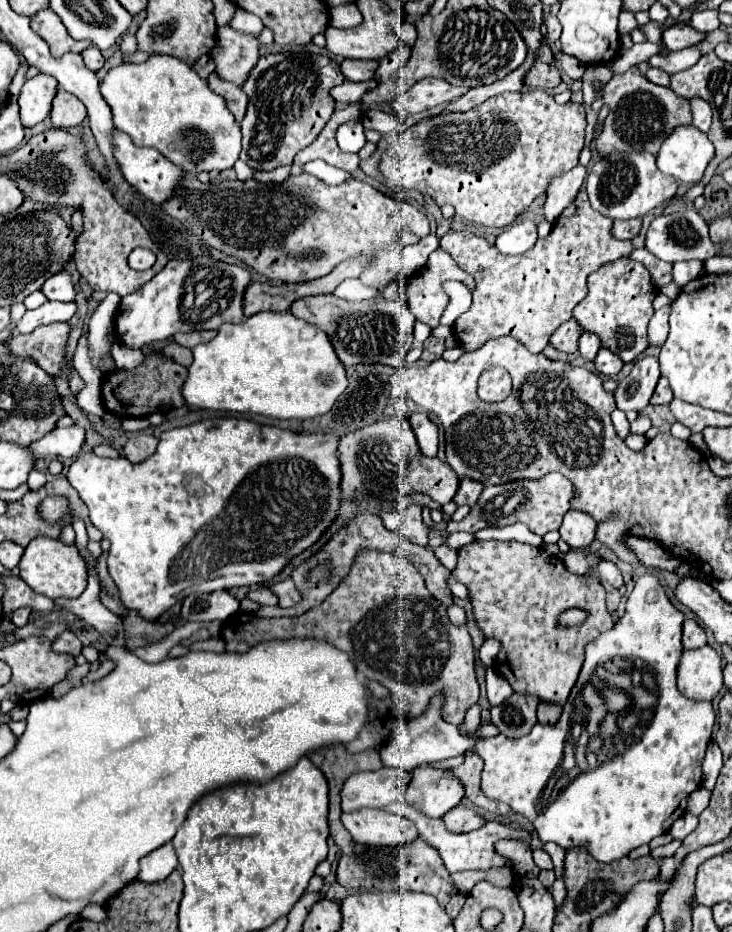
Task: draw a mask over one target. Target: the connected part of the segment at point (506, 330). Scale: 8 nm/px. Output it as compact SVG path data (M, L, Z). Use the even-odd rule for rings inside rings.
M582 188L574 202L560 214L548 238L538 240L534 248L518 256L500 254L496 246L472 232L446 232L440 240L440 248L476 280L472 306L454 324L458 342L470 352L480 348L484 340L510 334L522 340L530 352L542 352L552 332L572 318L574 306L586 296L588 274L632 252L630 242L616 240L610 234L612 222L612 218L590 208L586 190Z

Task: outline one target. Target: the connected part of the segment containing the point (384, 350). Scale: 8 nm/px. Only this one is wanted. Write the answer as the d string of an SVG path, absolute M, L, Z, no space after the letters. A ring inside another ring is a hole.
M332 294L308 296L308 298L296 300L290 312L310 324L316 324L320 330L324 330L338 358L342 360L346 368L360 362L400 366L406 352L410 350L412 330L416 322L416 318L410 314L404 302L386 300L384 296L376 296L372 300L362 300L362 302L346 302Z

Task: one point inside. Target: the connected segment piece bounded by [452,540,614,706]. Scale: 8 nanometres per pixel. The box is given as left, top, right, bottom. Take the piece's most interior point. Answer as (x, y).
(517, 591)

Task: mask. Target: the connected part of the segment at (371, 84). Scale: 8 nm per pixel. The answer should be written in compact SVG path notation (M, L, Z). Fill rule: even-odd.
M344 80L344 84L332 88L332 98L336 102L342 102L342 104L354 104L354 102L360 102L360 98L374 90L376 88L376 82L374 80L366 80L366 82L348 82Z

